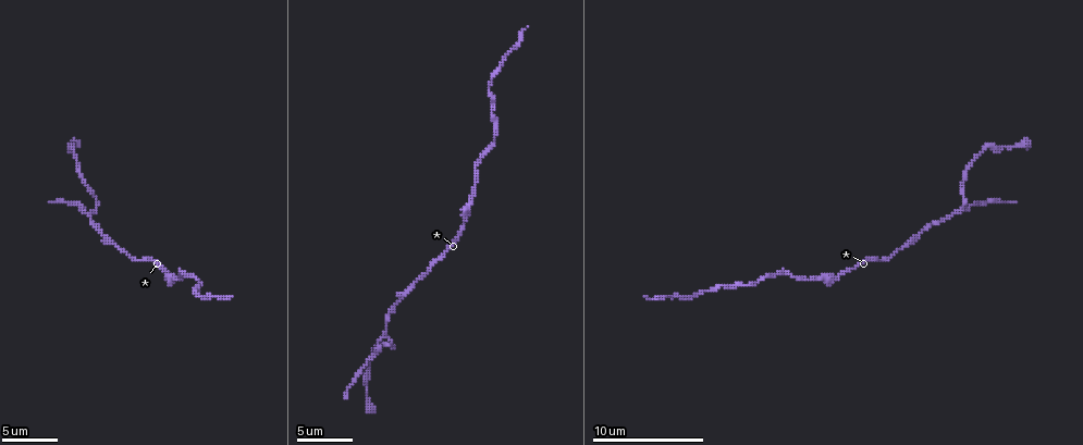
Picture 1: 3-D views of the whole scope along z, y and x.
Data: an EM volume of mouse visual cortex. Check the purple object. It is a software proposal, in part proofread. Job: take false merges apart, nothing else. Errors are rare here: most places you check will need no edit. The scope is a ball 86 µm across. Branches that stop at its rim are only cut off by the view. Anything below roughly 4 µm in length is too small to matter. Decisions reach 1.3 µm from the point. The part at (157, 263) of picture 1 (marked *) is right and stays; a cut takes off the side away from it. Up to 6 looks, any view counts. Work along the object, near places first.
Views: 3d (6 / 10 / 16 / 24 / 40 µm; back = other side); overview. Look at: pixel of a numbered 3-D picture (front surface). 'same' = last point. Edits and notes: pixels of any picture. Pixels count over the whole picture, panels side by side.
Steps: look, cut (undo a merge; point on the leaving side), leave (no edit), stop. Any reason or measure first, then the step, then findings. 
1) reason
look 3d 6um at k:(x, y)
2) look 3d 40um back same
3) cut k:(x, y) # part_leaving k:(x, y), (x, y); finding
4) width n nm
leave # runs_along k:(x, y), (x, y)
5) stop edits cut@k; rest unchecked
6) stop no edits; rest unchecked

side arm on a straight run
look 3d 10um at 1:(382, 338)

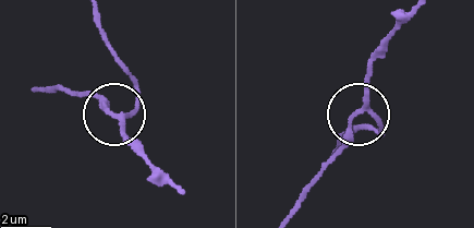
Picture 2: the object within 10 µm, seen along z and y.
width 180 nm
leave # runs_along 2:(183, 191), (125, 136), (117, 118), (81, 93); one neuron here

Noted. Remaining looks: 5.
thick turns thin
look 3d 16um at 1:(981, 151)

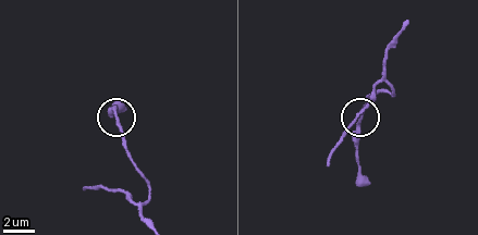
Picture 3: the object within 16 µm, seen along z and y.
look 3d 6um at 3:(118, 118)

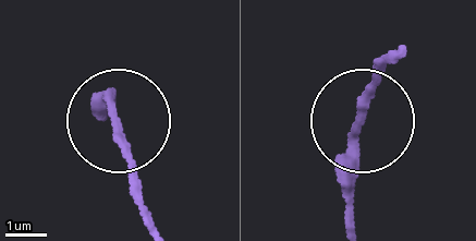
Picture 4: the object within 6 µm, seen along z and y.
leave # runs_along 4:(399, 52), (370, 84), (350, 157), (350, 219); continuous, no second neuron

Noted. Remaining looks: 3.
sudden change in width
look 3d 10um at 1:(816, 277)

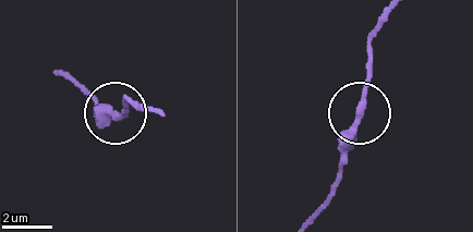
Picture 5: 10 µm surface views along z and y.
leave # runs_along 5:(317, 217), (348, 150), (348, 131), (367, 87), (367, 59); continuous, no second neuron

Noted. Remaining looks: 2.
stop no edits; rest unchecked

